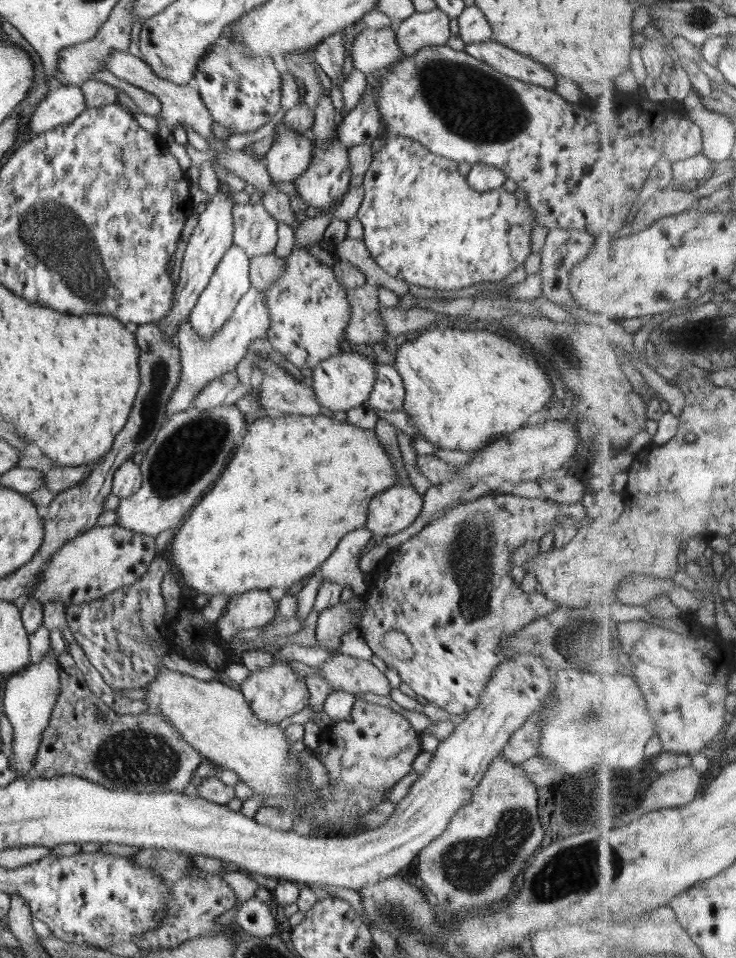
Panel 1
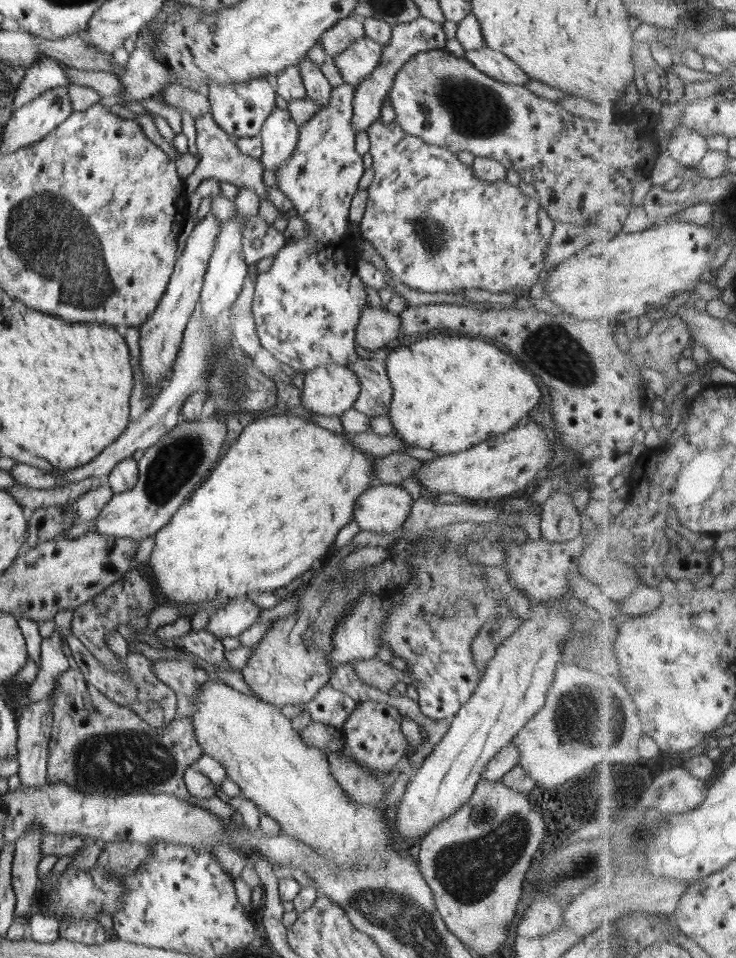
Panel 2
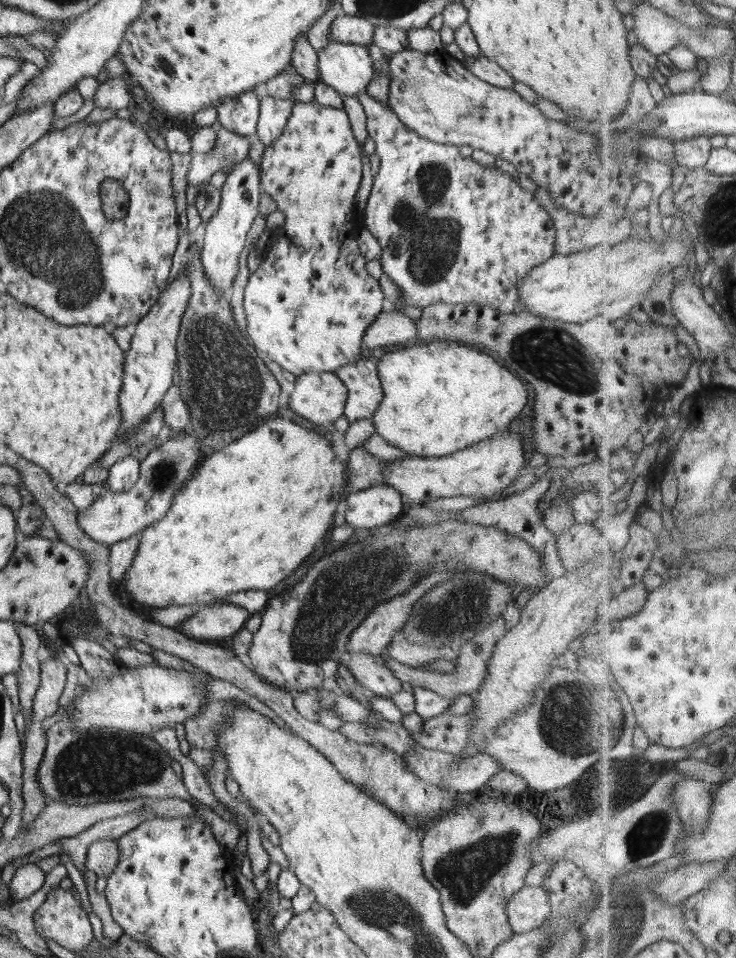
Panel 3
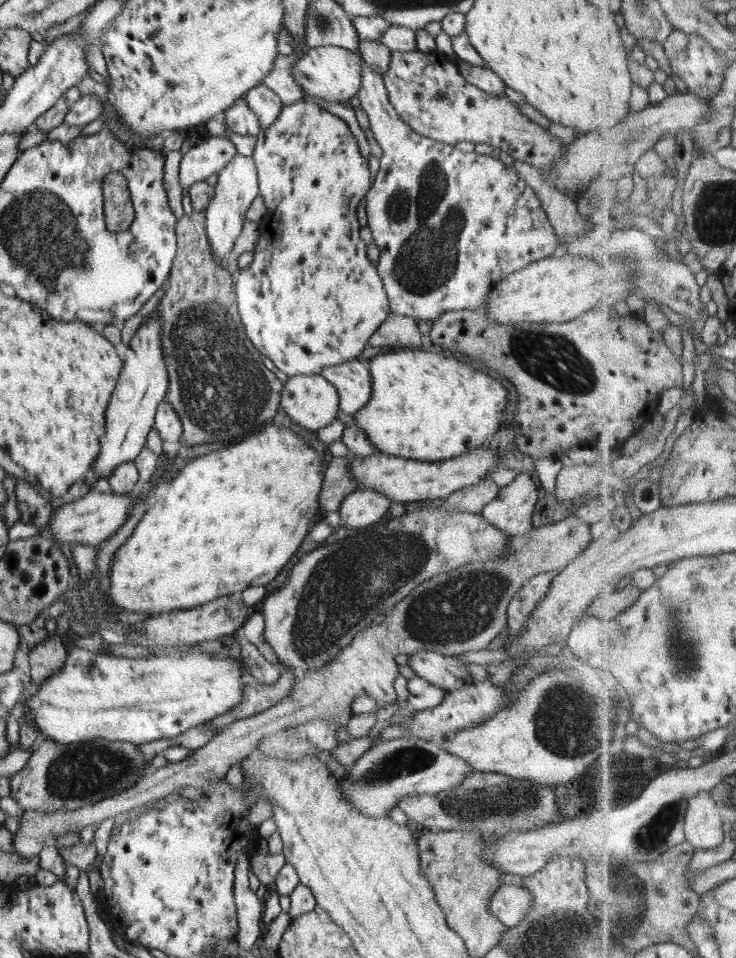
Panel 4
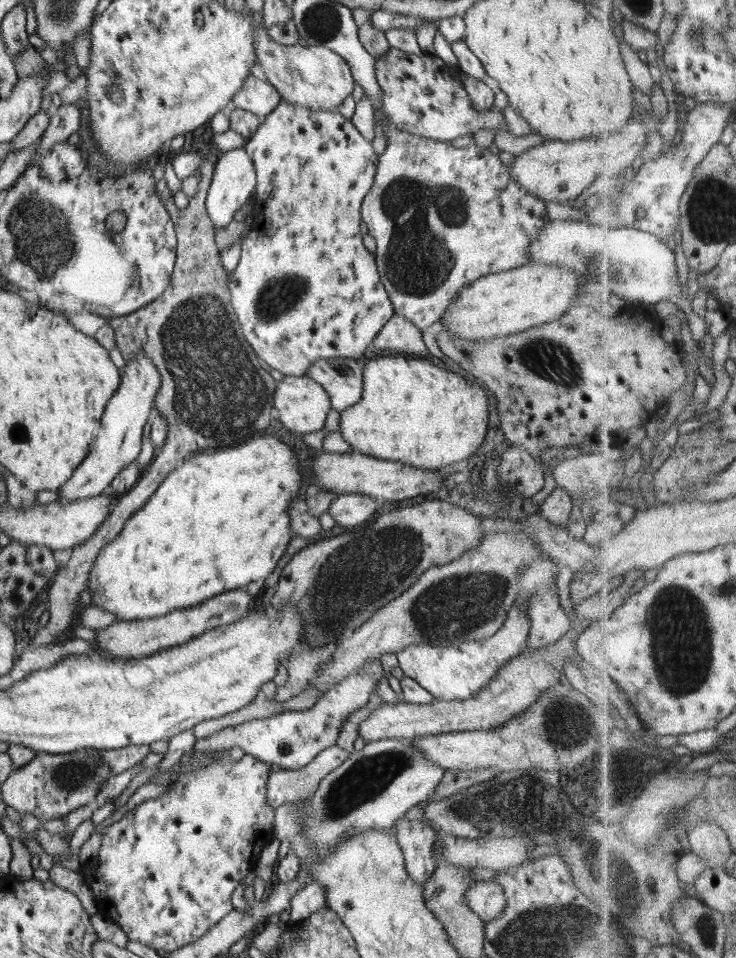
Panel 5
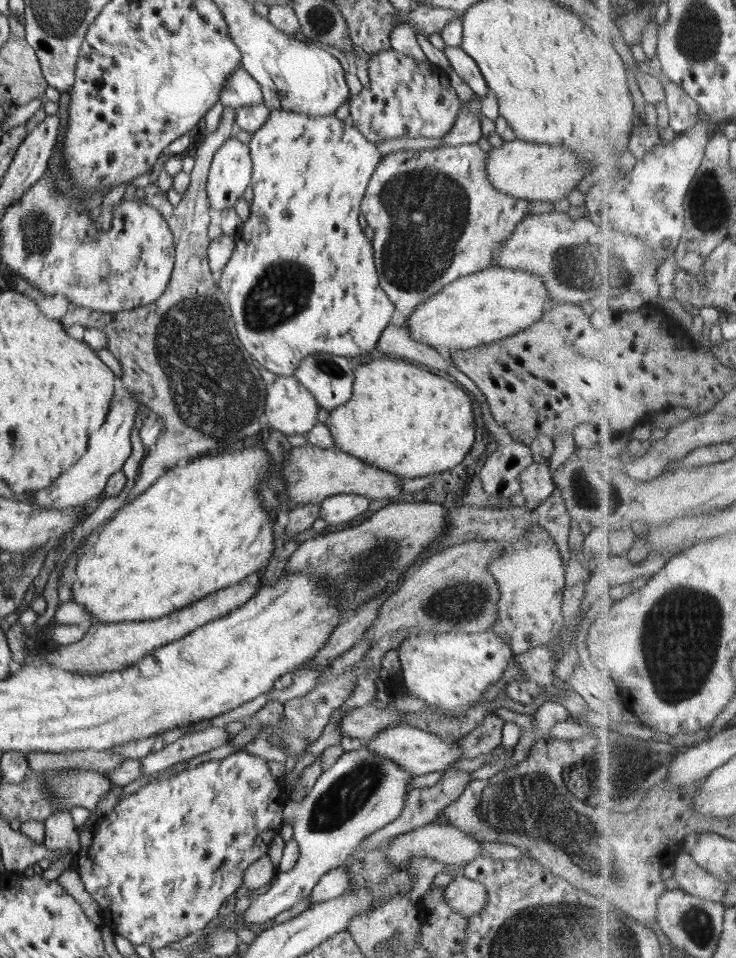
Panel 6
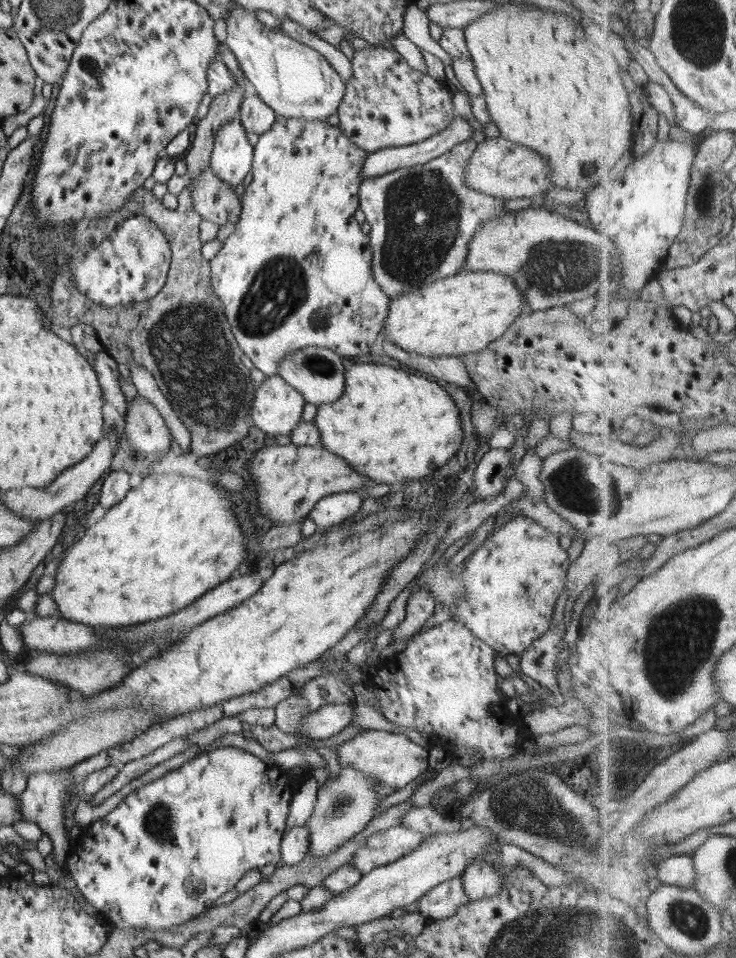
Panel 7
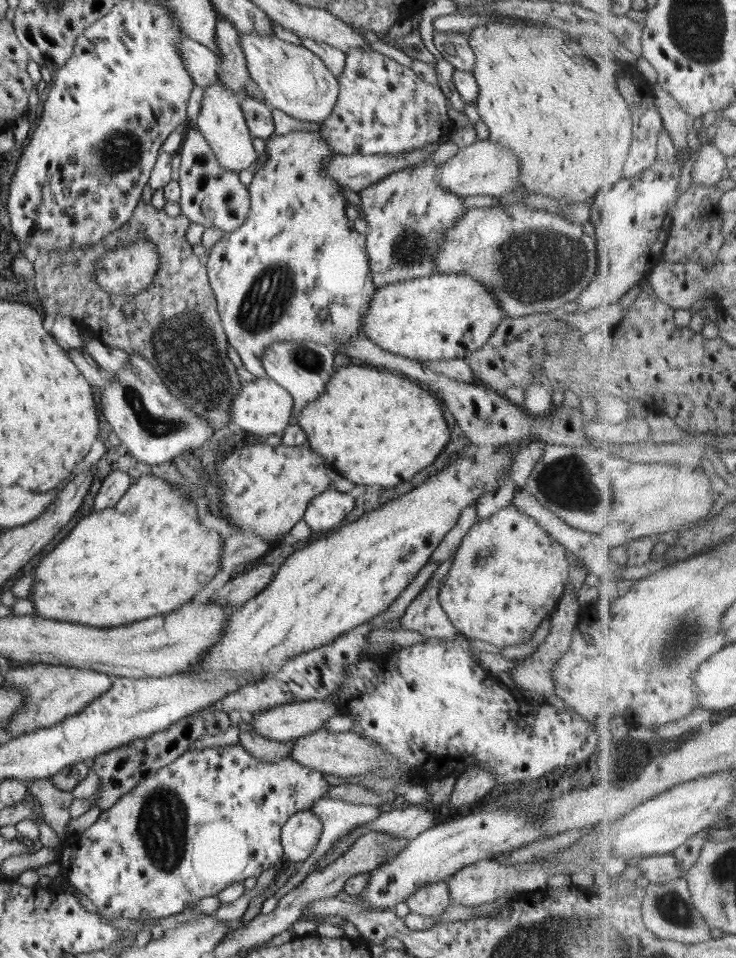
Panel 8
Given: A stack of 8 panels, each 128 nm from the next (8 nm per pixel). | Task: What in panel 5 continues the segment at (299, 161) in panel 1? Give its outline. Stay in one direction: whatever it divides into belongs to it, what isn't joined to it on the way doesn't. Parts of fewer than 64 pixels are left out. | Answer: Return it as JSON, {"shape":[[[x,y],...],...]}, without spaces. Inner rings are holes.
{"shape":[[[250,74],[232,101],[236,108],[252,112],[262,119],[277,107],[280,100],[277,90],[270,83]]]}

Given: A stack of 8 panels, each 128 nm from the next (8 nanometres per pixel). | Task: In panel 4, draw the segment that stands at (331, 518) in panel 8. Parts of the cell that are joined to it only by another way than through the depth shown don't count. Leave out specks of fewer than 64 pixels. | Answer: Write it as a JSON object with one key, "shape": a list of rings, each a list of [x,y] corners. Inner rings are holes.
{"shape":[[[360,489],[345,496],[339,506],[341,529],[359,528],[374,524],[386,517],[391,498],[374,489]]]}

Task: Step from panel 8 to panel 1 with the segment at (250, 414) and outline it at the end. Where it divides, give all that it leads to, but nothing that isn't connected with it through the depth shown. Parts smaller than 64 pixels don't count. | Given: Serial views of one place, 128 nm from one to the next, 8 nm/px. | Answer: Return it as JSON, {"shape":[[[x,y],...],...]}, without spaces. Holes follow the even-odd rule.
{"shape":[[[347,347],[346,350],[338,356],[330,357],[320,362],[313,370],[313,392],[316,402],[322,410],[328,414],[338,410],[352,410],[363,407],[366,400],[370,397],[370,390],[375,385],[374,358],[358,354]]]}

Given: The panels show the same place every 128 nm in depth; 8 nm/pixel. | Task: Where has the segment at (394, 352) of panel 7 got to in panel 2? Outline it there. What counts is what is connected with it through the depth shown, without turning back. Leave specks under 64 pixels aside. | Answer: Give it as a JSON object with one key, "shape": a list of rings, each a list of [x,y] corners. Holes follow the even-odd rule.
{"shape":[[[366,305],[361,310],[359,320],[356,328],[357,344],[373,352],[398,338],[402,330],[401,315],[381,307]]]}

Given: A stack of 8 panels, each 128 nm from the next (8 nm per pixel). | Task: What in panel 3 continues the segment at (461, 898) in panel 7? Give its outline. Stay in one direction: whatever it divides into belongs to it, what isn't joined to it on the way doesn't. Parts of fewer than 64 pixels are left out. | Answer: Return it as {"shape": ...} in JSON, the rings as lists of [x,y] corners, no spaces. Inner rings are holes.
{"shape":[[[524,885],[507,904],[507,915],[515,934],[540,928],[550,913],[550,899],[542,887]]]}

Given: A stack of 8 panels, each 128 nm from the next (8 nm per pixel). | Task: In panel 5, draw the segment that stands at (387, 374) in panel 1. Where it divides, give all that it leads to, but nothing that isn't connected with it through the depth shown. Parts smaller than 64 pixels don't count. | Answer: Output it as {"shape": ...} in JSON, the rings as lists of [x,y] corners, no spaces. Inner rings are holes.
{"shape":[[[350,358],[321,359],[310,365],[306,376],[318,382],[330,398],[330,408],[342,412],[362,399],[362,362]]]}

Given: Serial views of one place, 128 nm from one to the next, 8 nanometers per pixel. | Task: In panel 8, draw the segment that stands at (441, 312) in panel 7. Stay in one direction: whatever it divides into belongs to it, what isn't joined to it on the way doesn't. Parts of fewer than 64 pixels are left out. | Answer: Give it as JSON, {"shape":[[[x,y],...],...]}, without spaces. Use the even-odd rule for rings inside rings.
{"shape":[[[438,274],[378,286],[360,325],[360,337],[412,361],[465,359],[482,348],[505,314],[495,294],[474,277]]]}

